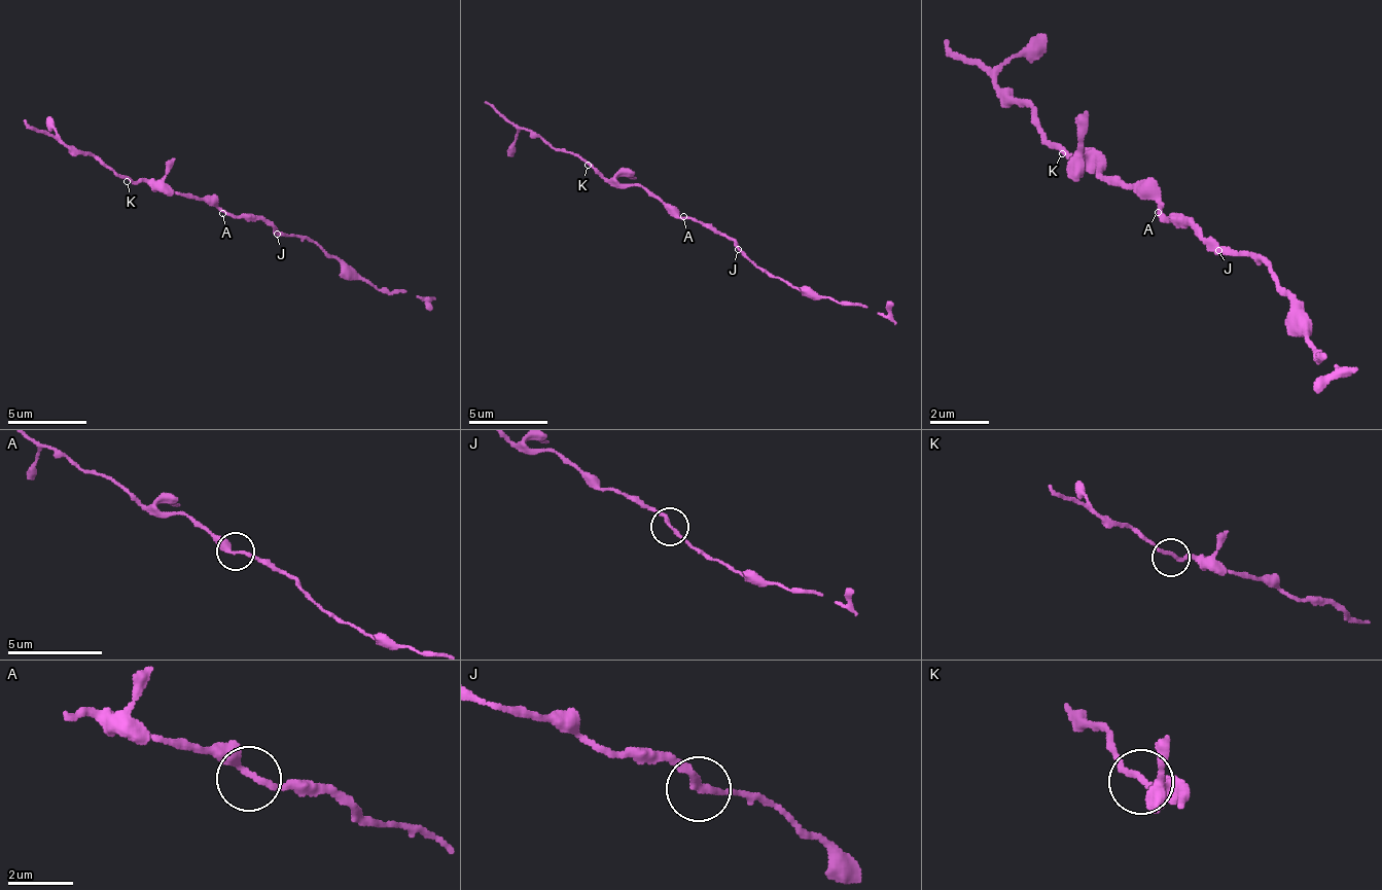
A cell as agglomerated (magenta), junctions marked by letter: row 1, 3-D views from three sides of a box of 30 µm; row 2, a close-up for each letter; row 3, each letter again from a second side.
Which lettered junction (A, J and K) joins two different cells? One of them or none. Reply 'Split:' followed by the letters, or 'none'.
Split: none

